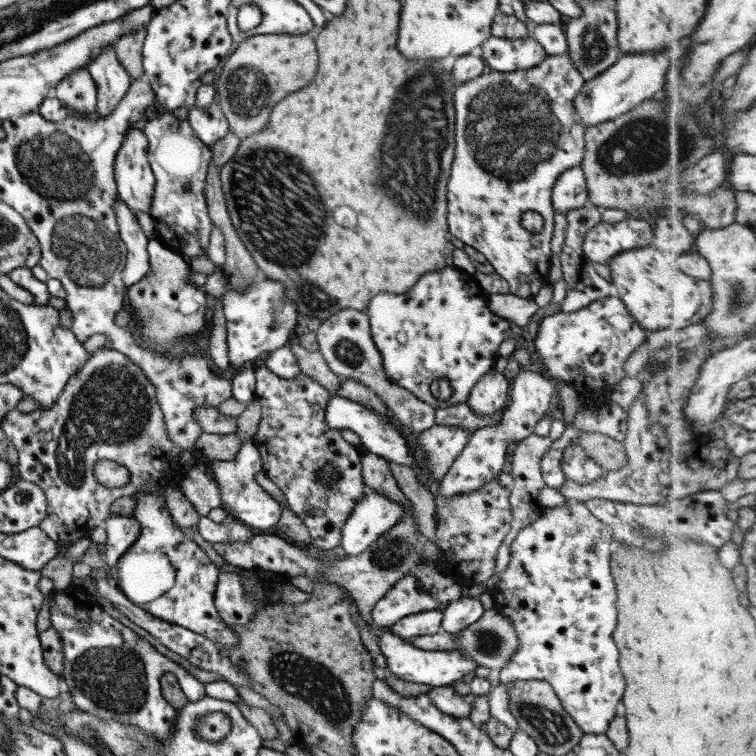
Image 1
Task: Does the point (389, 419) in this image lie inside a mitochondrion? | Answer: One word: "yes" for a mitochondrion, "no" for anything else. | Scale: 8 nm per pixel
no

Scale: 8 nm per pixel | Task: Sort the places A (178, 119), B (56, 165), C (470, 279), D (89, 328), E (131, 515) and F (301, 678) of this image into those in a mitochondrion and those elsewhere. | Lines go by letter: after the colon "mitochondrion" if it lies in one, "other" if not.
A: other
B: mitochondrion
C: other
D: other
E: other
F: mitochondrion

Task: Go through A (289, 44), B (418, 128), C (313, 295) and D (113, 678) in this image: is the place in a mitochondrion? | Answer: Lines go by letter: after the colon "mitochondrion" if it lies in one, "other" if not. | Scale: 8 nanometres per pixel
A: other
B: mitochondrion
C: mitochondrion
D: mitochondrion

